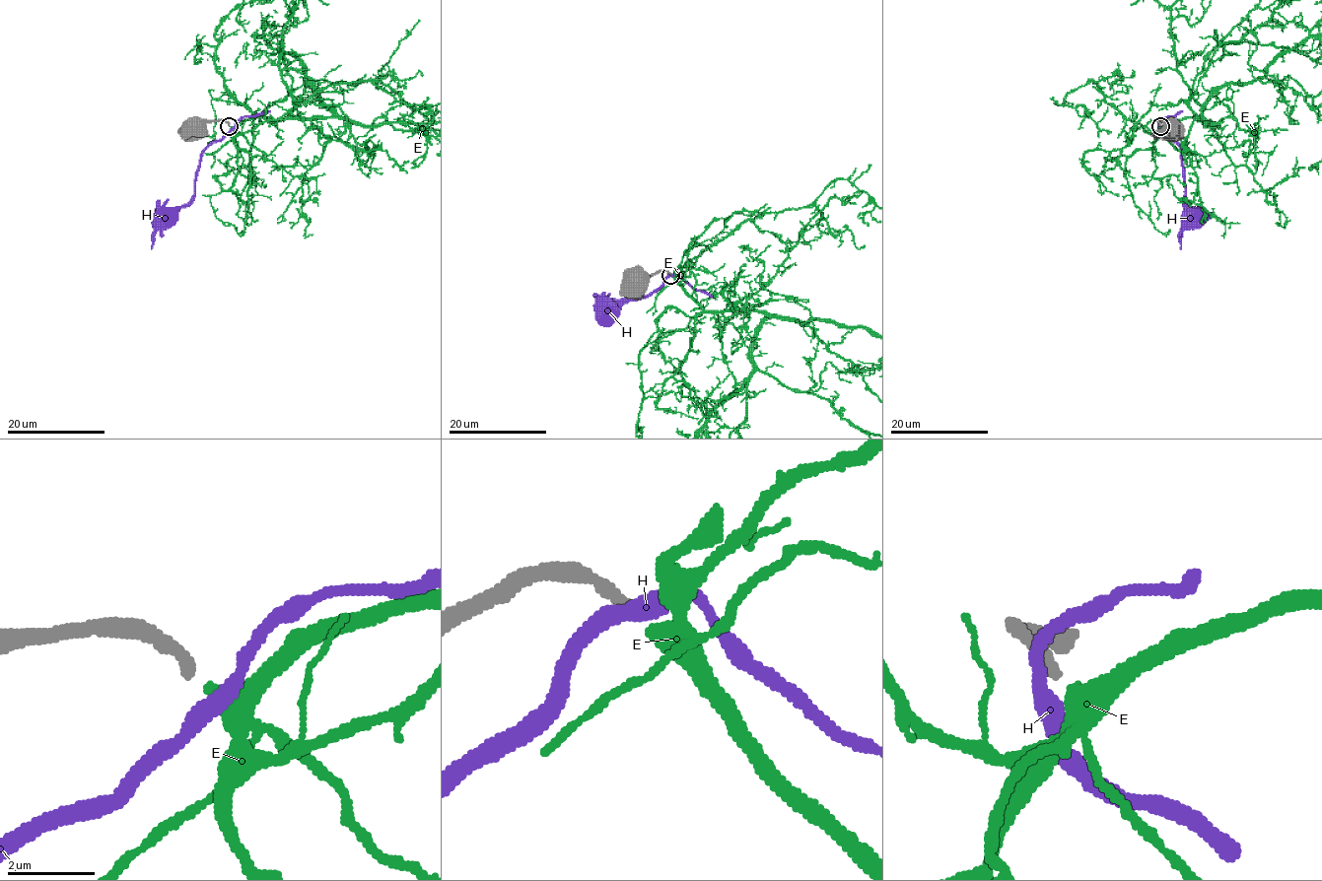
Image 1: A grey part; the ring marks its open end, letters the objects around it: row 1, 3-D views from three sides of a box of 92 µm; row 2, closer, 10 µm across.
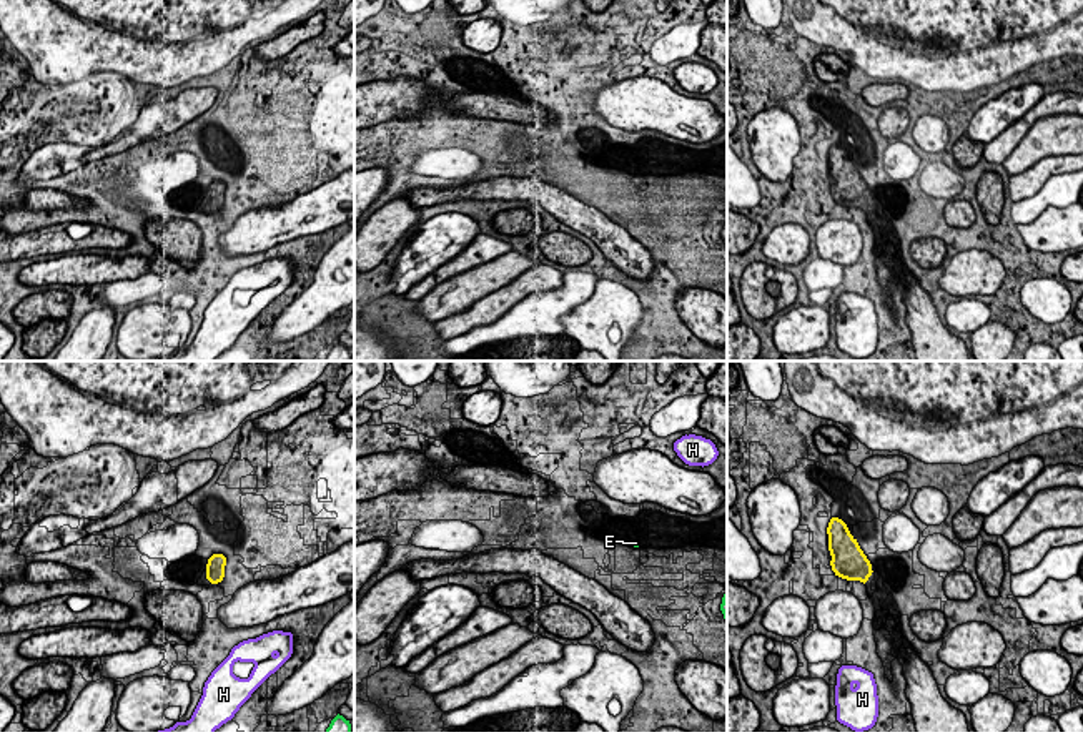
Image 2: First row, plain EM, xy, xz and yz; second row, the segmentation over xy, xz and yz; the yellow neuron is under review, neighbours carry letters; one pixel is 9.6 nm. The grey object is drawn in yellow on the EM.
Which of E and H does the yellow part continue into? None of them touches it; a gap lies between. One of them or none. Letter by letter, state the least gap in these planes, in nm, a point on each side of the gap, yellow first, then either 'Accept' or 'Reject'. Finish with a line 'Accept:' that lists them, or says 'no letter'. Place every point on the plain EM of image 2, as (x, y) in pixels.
E: Distance 1700 nm. Across: xy (220, 208), (338, 341). Reject
H: Distance 600 nm. Across: xy (217, 210), (243, 268). Reject
Accept: no letter

